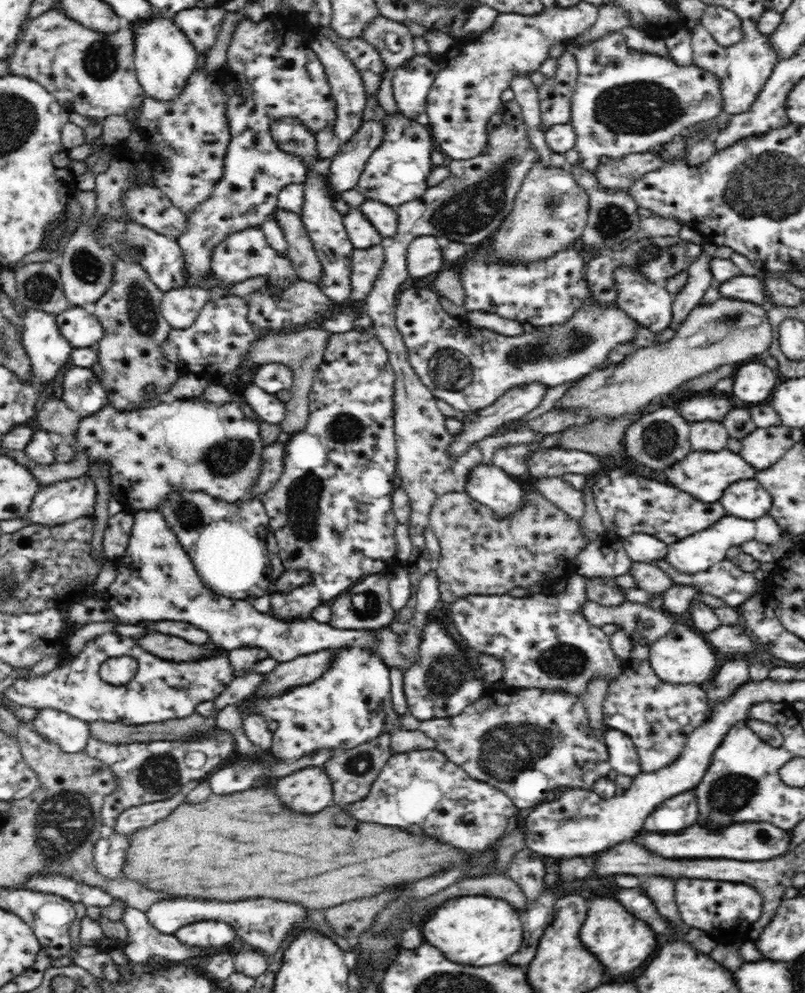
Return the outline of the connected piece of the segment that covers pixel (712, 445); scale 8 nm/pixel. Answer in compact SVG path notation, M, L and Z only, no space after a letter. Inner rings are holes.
M701 421L692 424L689 434L691 448L694 451L718 452L727 448L728 430L716 421Z

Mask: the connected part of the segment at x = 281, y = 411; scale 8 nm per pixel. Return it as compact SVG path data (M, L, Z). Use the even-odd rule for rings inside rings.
M254 383L244 390L244 400L255 411L260 421L278 425L285 420L286 404L275 395L262 391L262 388Z

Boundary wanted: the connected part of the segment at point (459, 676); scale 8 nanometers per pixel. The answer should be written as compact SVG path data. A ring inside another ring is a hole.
M434 616L424 626L422 643L418 648L418 660L408 666L403 673L402 687L406 693L408 710L418 720L430 720L438 717L457 715L466 705L478 700L486 690L480 680L464 678L462 648L456 646L454 638L448 636L441 620Z

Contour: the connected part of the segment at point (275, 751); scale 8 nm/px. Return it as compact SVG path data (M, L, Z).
M352 646L352 648L337 648L337 656L334 656L332 666L328 668L328 671L326 671L324 675L314 680L314 682L292 687L279 695L266 696L266 699L264 700L254 699L253 703L249 706L249 710L251 710L254 715L265 716L278 722L278 728L273 732L273 743L270 748L270 758L284 761L293 761L297 758L303 757L304 755L311 755L314 751L320 749L332 749L333 753L342 749L351 749L356 745L365 743L366 741L377 737L384 731L388 731L392 734L394 731L401 728L401 717L399 714L396 714L396 711L392 708L391 703L391 678L389 677L389 668L385 665L385 662L382 662L379 654L370 652L365 648L356 648L355 646Z

